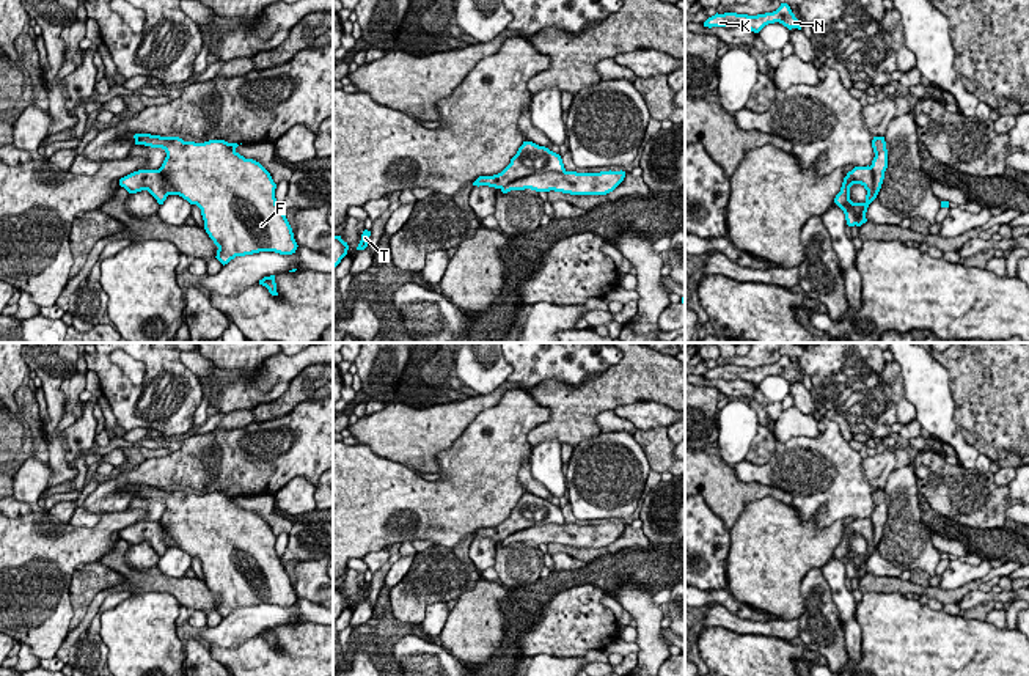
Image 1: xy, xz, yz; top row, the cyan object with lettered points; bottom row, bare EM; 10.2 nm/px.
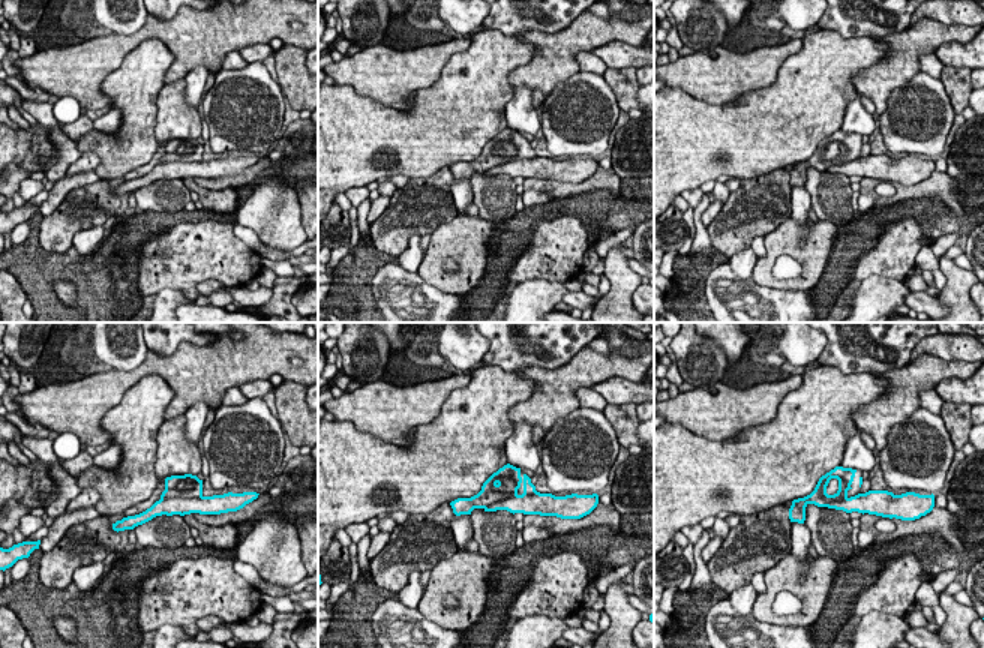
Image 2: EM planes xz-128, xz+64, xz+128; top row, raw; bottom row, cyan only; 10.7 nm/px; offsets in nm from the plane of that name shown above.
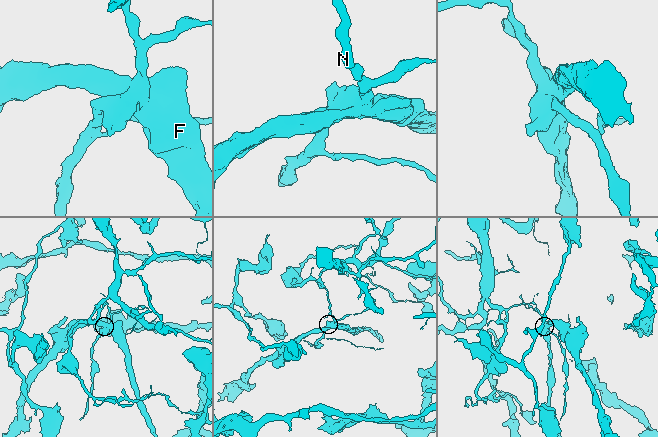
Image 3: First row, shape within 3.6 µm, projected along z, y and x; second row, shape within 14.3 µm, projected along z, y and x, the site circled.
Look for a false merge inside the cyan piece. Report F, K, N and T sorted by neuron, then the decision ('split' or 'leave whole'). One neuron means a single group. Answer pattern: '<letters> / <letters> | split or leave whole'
F T / K N | split

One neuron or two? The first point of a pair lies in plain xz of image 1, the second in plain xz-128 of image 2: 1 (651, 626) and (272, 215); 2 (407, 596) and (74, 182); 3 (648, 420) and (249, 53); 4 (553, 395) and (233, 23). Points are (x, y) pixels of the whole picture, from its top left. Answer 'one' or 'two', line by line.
1: one
2: two
3: one
4: one

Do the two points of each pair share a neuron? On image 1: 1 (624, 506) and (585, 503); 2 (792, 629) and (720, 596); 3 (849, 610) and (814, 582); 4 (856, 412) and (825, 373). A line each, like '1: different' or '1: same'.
1: same
2: different
3: different
4: same

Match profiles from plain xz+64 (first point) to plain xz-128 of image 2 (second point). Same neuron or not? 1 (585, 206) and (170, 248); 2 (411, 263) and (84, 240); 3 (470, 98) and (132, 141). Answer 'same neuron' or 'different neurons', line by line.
1: different neurons
2: same neuron
3: same neuron

